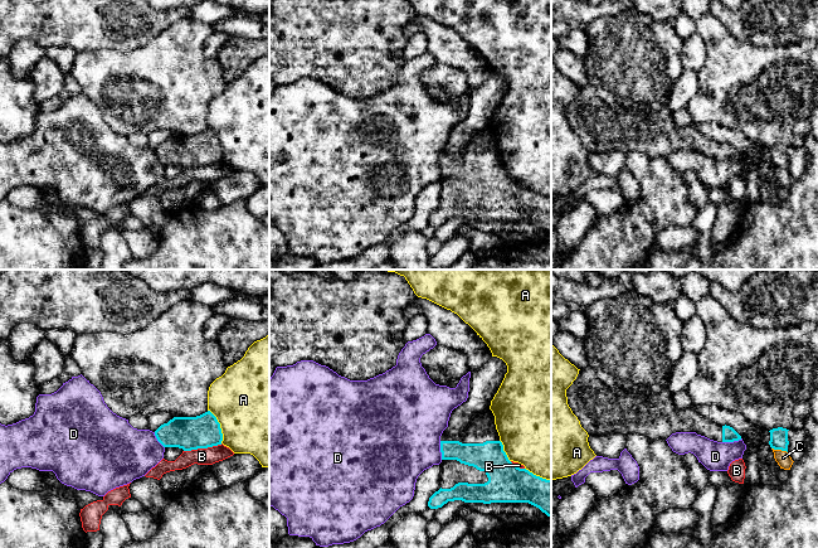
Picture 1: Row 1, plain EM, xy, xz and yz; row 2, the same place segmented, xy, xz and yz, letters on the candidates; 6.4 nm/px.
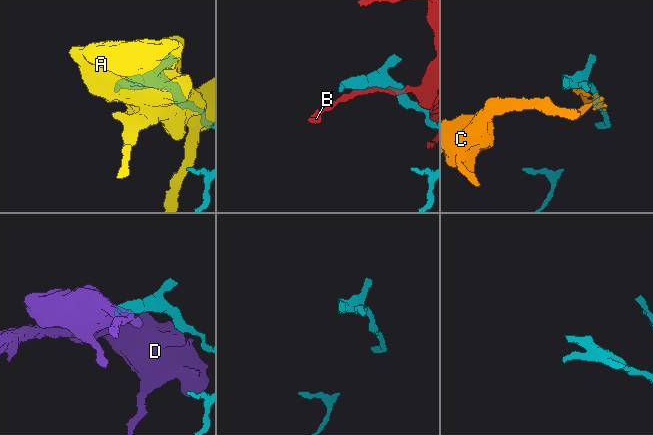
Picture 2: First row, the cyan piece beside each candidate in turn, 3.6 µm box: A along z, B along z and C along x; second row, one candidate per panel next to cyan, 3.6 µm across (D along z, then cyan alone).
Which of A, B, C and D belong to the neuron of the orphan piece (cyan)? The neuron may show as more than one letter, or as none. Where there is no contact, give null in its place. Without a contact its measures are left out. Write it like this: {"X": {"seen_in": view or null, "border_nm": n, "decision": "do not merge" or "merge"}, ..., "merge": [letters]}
{"A": {"seen_in": "xy", "border_nm": 240, "decision": "do not merge"}, "B": {"seen_in": "xy", "border_nm": 260, "decision": "do not merge"}, "C": {"seen_in": "yz", "border_nm": 110, "decision": "do not merge"}, "D": {"seen_in": "yz", "border_nm": 130, "decision": "do not merge"}, "merge": []}

